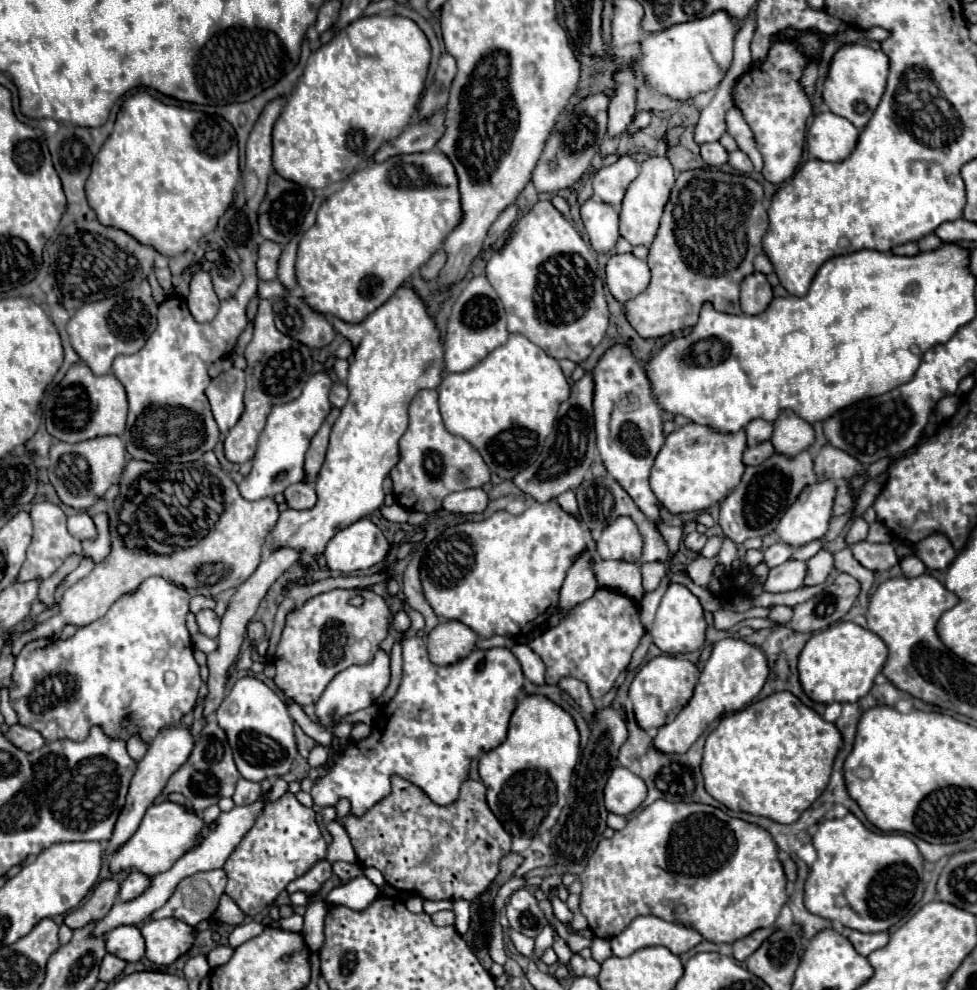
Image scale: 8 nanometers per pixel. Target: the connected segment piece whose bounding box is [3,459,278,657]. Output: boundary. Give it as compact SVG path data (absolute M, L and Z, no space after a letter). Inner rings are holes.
M132 459L124 471L138 471L138 473L134 477L122 475L120 495L108 507L112 553L102 563L98 563L90 571L90 575L86 575L84 579L80 579L78 583L74 583L64 591L58 615L40 624L40 627L34 627L24 633L11 631L4 635L5 640L11 639L12 653L15 657L30 641L47 637L58 639L66 623L80 627L102 617L114 601L118 601L124 593L136 591L136 587L144 579L148 579L148 575L164 577L174 585L182 585L188 591L194 589L194 595L216 597L222 591L236 589L236 585L246 581L260 565L262 547L278 521L278 505L274 499L264 497L262 501L246 501L238 493L238 485L230 479L230 475L224 469L206 465L202 459L192 463L168 463L168 465L154 465Z

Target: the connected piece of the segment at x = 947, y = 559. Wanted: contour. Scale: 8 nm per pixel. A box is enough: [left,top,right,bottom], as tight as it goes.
[916,535,956,571]

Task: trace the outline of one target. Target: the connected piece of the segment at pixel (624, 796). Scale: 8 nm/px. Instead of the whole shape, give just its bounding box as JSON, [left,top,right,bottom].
[604,767,646,817]

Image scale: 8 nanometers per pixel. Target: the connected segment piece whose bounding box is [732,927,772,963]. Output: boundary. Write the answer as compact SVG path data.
M768 927L768 929L756 929L754 933L750 933L750 935L742 937L742 939L738 939L738 941L734 941L734 943L732 943L732 957L742 963L748 955L752 955L752 953L760 947L760 943L762 943L770 933L772 933L772 927Z

